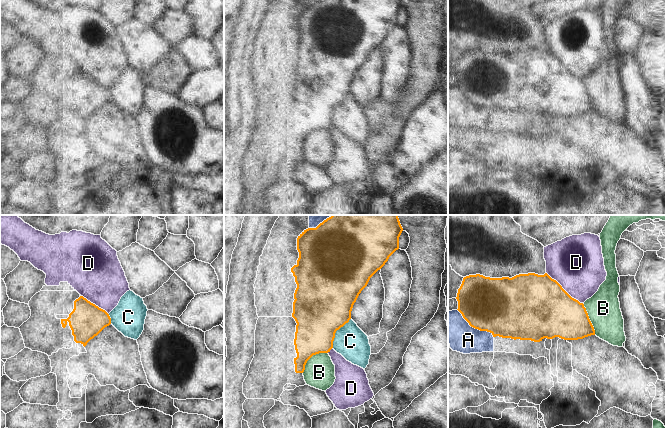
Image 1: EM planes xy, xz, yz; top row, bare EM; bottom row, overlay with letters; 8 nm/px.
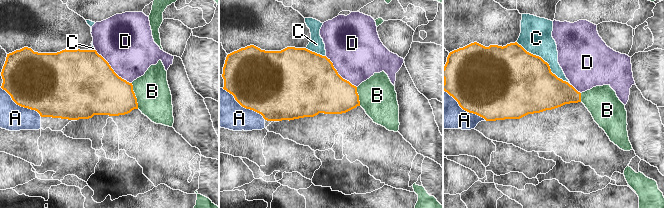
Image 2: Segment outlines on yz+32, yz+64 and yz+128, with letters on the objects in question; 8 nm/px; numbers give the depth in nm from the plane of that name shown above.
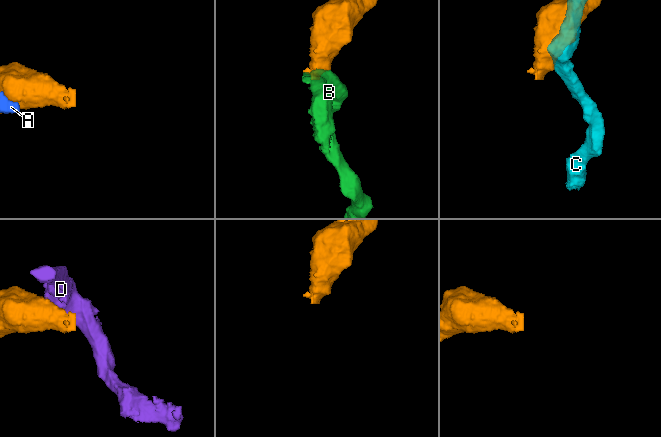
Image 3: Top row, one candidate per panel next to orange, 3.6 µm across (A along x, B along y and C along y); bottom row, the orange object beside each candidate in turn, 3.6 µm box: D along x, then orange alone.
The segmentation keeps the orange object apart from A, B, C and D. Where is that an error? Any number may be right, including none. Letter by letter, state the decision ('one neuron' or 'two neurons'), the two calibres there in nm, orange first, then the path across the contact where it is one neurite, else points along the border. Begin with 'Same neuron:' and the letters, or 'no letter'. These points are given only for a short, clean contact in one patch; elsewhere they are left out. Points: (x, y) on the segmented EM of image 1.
Same neuron: no letter
A: two neurons | 440/260 nm
B: two neurons | 320/240 nm | along xz (327, 352), (314, 354), (307, 361), (302, 372)
C: two neurons | 460/260 nm
D: two neurons | 500/440 nm | along yz (546, 272), (572, 297), (583, 304)

